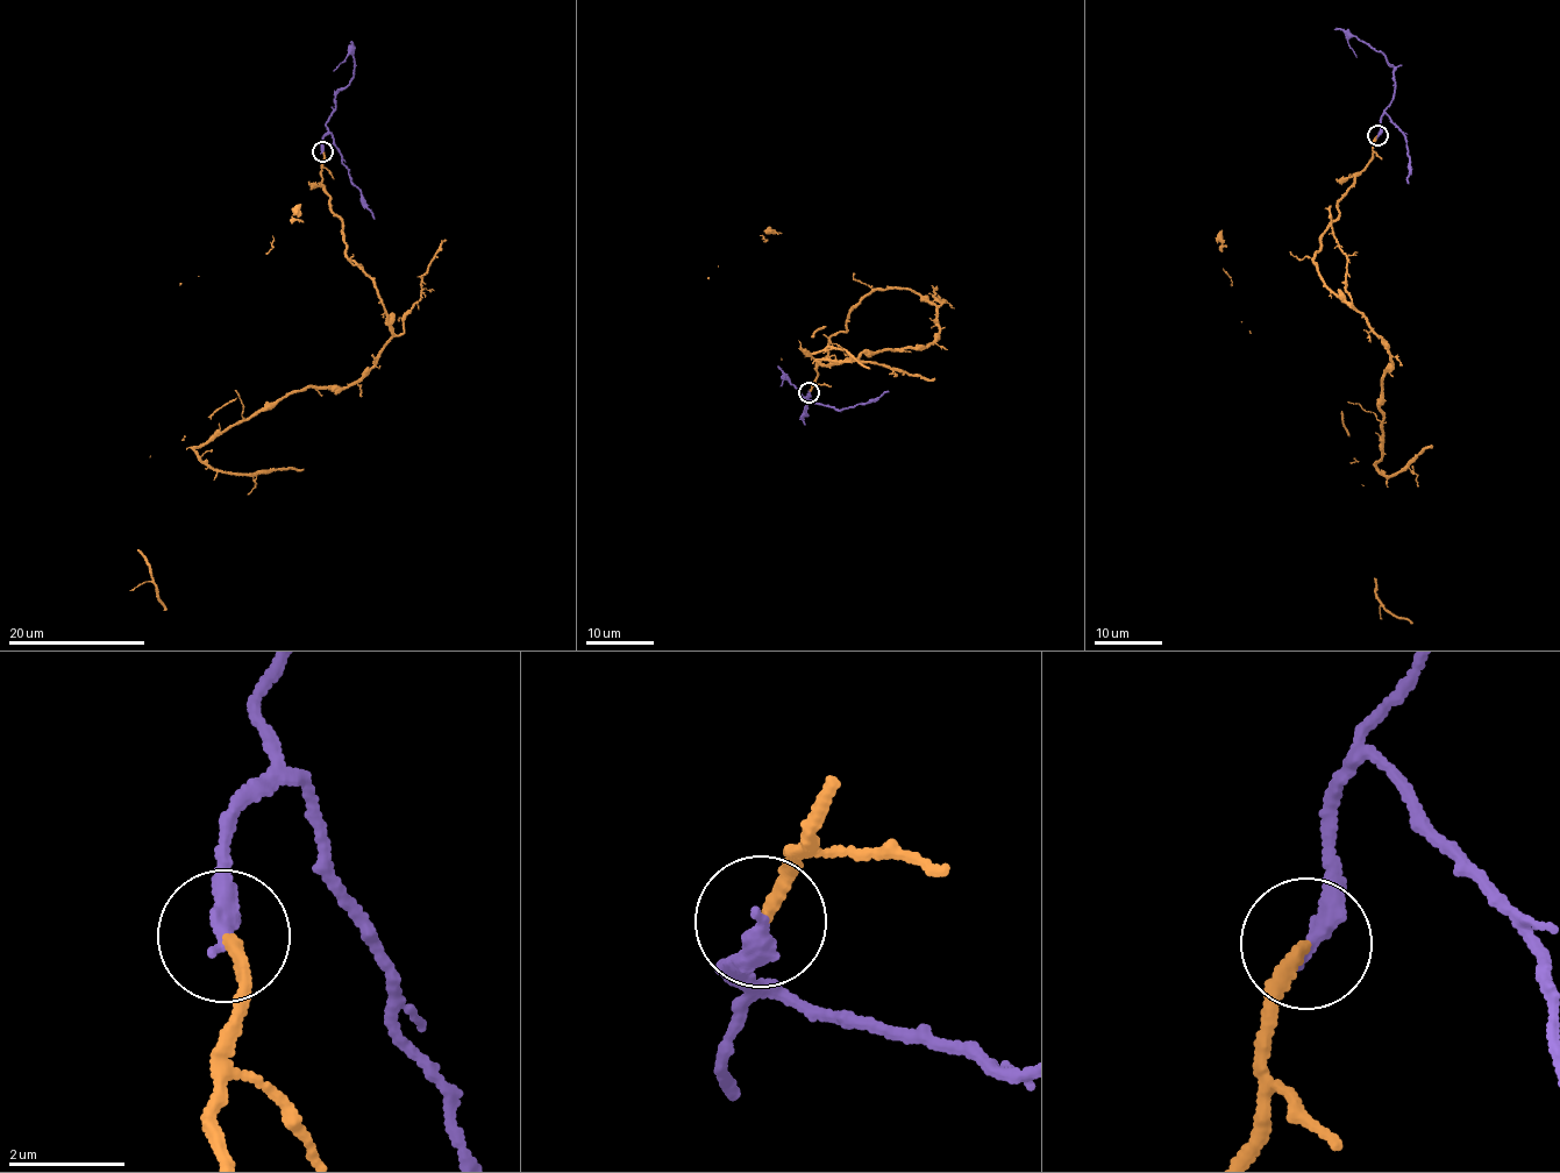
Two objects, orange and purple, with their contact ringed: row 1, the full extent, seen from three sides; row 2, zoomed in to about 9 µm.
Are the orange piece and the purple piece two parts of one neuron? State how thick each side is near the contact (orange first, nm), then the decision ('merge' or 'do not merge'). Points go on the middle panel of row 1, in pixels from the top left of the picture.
200 nm thick on the orange side, 340 nm on the other; merge

